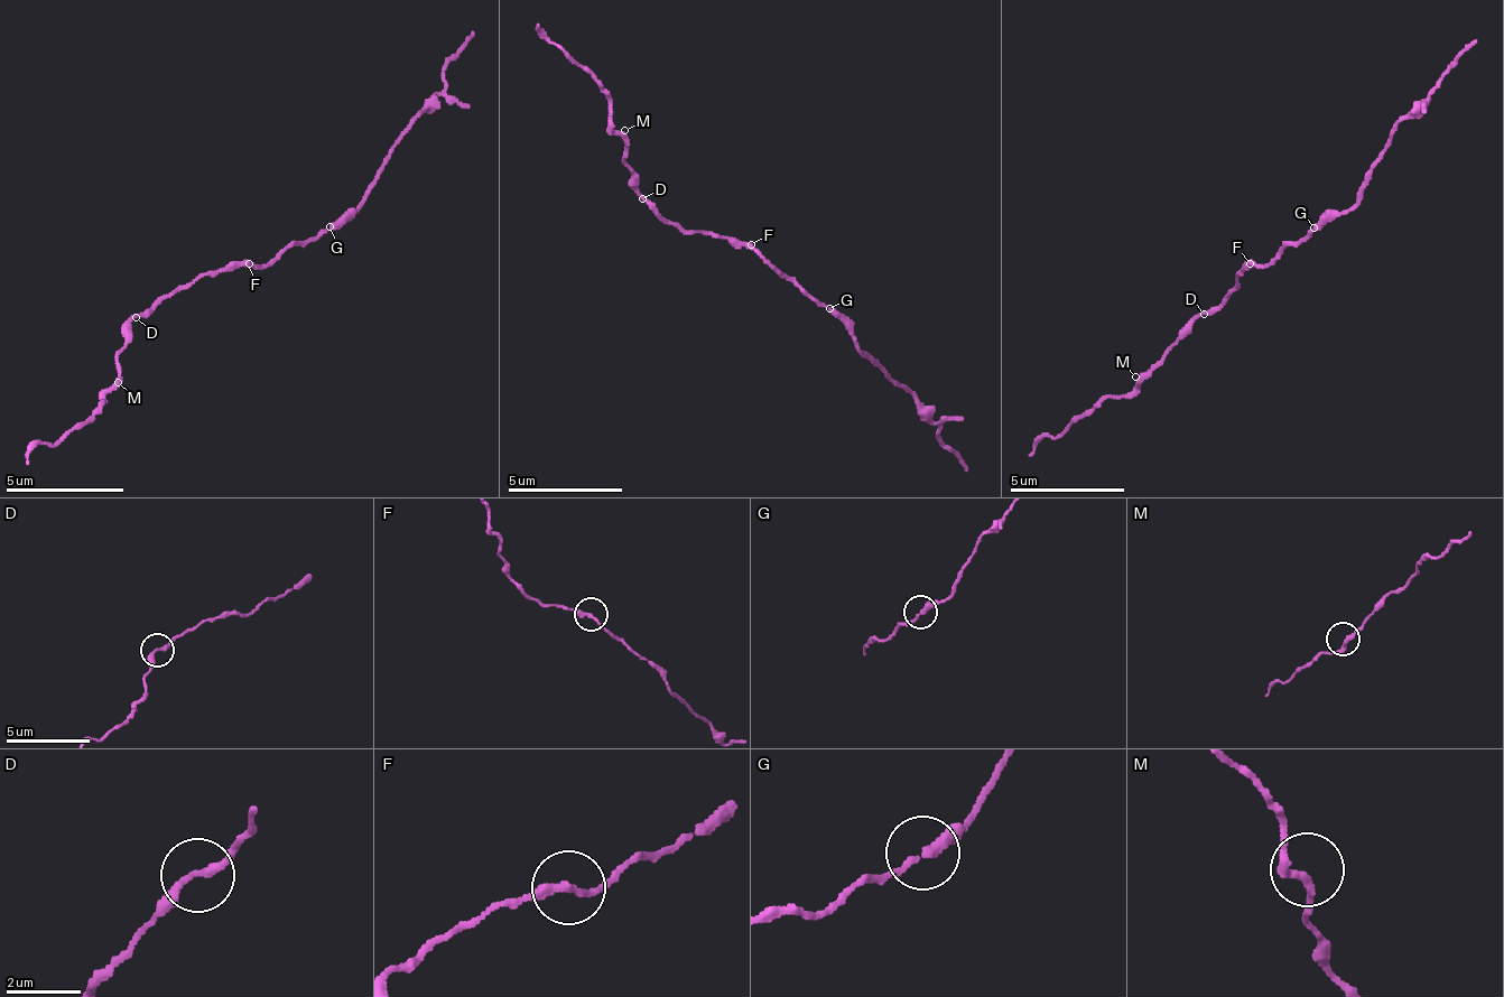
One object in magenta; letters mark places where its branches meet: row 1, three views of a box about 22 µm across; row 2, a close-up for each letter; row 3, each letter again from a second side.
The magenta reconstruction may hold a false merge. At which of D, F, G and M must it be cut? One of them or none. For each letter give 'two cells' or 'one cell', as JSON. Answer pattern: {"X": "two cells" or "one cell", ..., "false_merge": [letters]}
{"D": "one cell", "F": "one cell", "G": "one cell", "M": "one cell", "false_merge": []}

